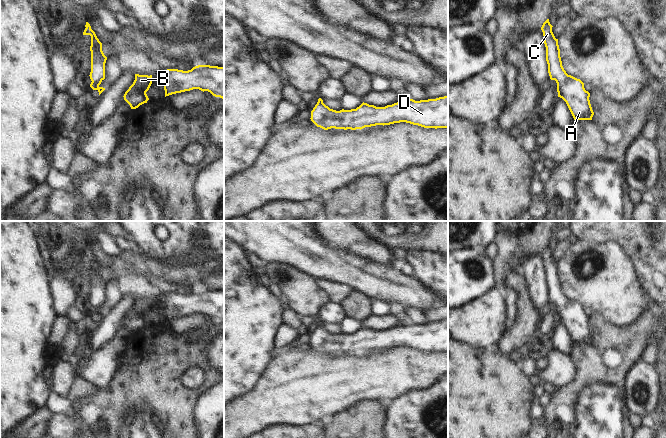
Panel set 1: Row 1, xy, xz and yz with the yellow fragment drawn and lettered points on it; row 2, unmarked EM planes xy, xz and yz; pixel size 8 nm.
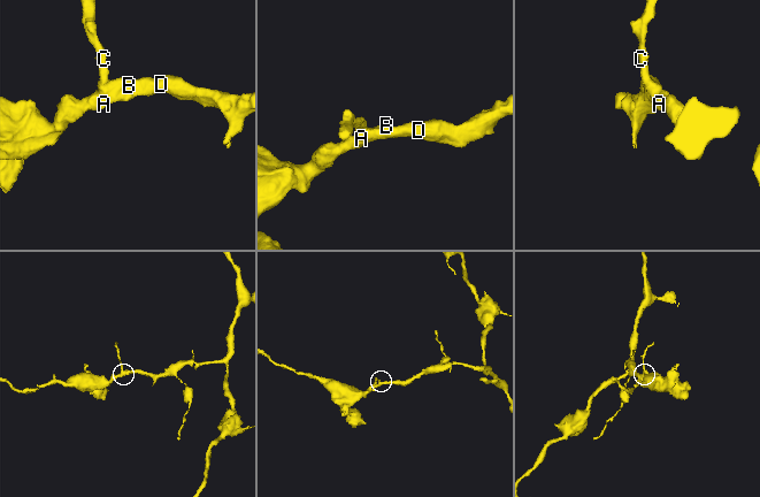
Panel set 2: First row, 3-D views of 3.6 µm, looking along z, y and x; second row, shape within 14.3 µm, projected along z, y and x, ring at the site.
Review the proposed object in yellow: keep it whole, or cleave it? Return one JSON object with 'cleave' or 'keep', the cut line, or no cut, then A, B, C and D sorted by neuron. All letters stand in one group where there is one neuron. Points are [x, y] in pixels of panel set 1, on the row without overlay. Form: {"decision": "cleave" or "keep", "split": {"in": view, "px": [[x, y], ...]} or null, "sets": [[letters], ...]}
{"decision": "keep", "split": null, "sets": [["A", "B", "C", "D"]]}

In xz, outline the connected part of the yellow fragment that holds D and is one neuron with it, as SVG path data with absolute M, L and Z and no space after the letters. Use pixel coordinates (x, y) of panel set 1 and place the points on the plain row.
M448 320L436 323L415 325L413 323L401 324L385 331L376 331L367 327L362 327L356 333L336 335L330 333L323 327L321 322L311 335L311 345L324 354L335 353L363 353L376 349L390 349L394 347L406 346L424 352L448 352Z

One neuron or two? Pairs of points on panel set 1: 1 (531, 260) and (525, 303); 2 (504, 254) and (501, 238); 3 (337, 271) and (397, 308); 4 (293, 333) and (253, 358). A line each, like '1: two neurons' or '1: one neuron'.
1: two neurons
2: one neuron
3: two neurons
4: two neurons

